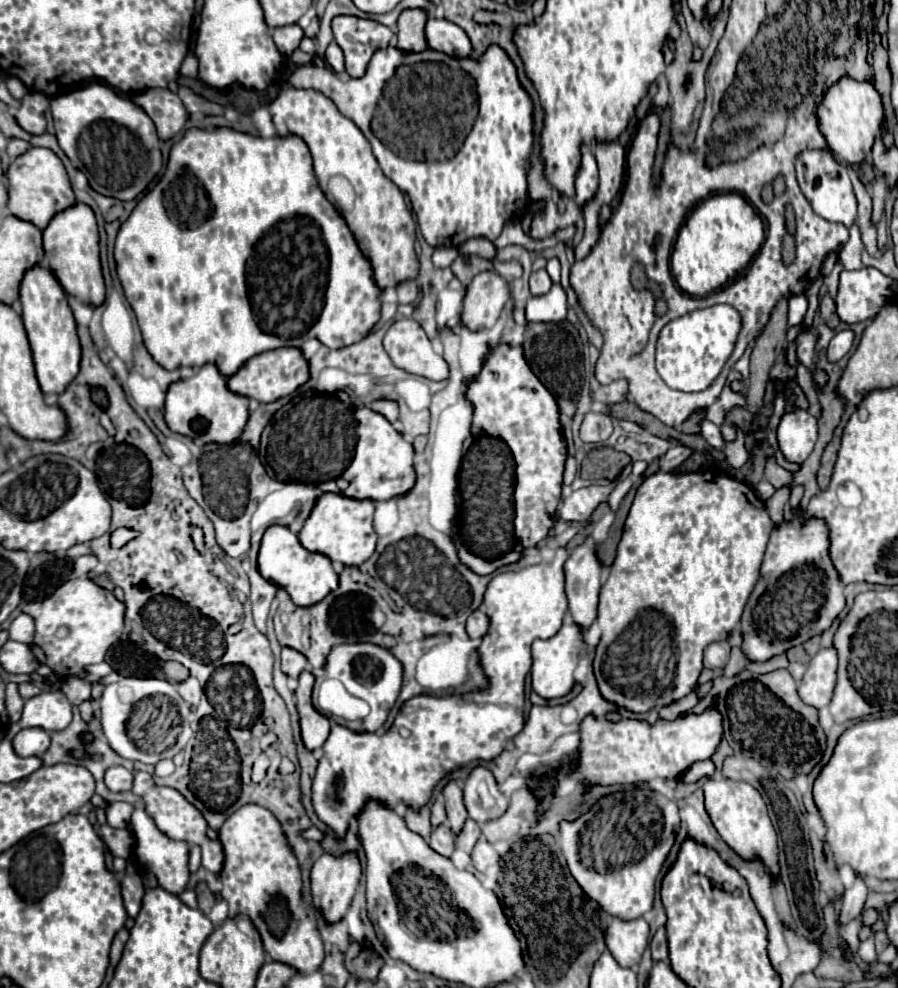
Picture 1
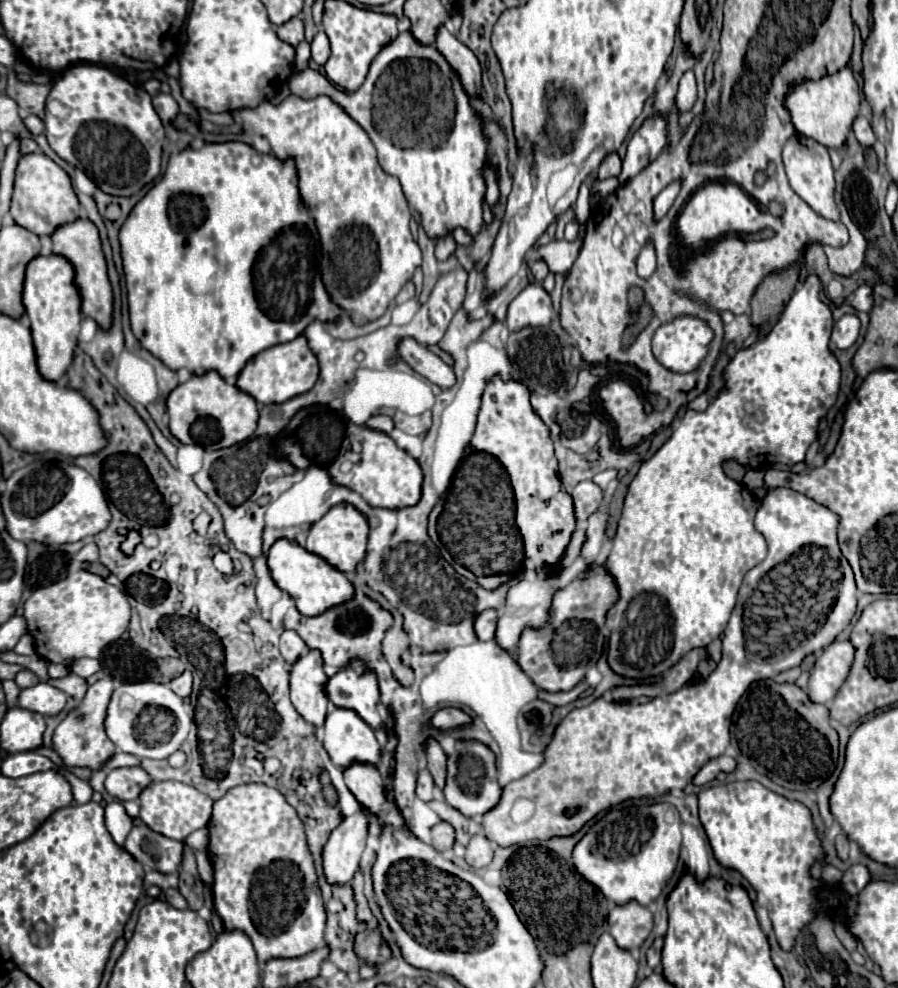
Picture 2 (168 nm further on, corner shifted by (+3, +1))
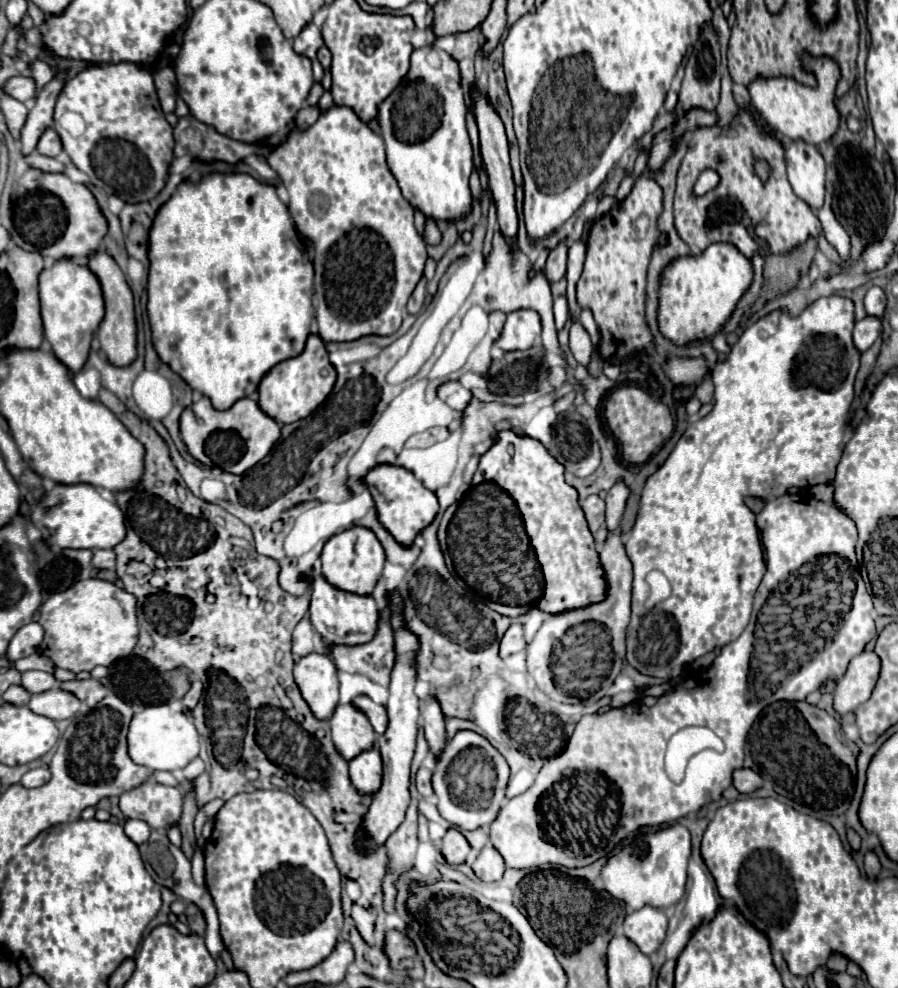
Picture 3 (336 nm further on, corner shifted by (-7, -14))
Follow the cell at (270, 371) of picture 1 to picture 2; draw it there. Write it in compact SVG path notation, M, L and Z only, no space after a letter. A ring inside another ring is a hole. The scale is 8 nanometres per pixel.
M300 335L290 343L274 345L252 357L238 375L238 389L250 393L258 403L284 403L290 397L306 393L318 379L318 359L310 351L306 337Z

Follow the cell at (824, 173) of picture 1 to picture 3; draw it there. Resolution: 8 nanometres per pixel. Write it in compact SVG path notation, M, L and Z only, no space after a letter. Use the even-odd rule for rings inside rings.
M780 140L786 158L786 172L792 190L808 206L820 208L824 202L826 164L814 144L804 140Z

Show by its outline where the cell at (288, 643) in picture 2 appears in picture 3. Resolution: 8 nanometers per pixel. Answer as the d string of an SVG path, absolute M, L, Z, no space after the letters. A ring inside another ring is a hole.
M302 618L298 626L294 628L294 640L292 640L292 654L296 658L306 656L316 650L316 630L312 628L308 618Z

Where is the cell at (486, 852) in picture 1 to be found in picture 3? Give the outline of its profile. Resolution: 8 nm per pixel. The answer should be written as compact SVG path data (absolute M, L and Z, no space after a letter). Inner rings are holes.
M486 844L480 850L478 858L472 862L474 874L480 880L484 880L484 882L496 882L496 880L500 880L502 874L504 874L504 868L506 868L504 858L496 852L496 848L492 844Z

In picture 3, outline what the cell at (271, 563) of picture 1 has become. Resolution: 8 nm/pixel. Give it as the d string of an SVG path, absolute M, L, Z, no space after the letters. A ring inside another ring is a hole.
M324 576L312 578L310 622L326 644L344 644L344 646L366 644L376 634L378 620L380 620L380 610L372 596L358 596L352 592L338 590L332 584L328 584Z

